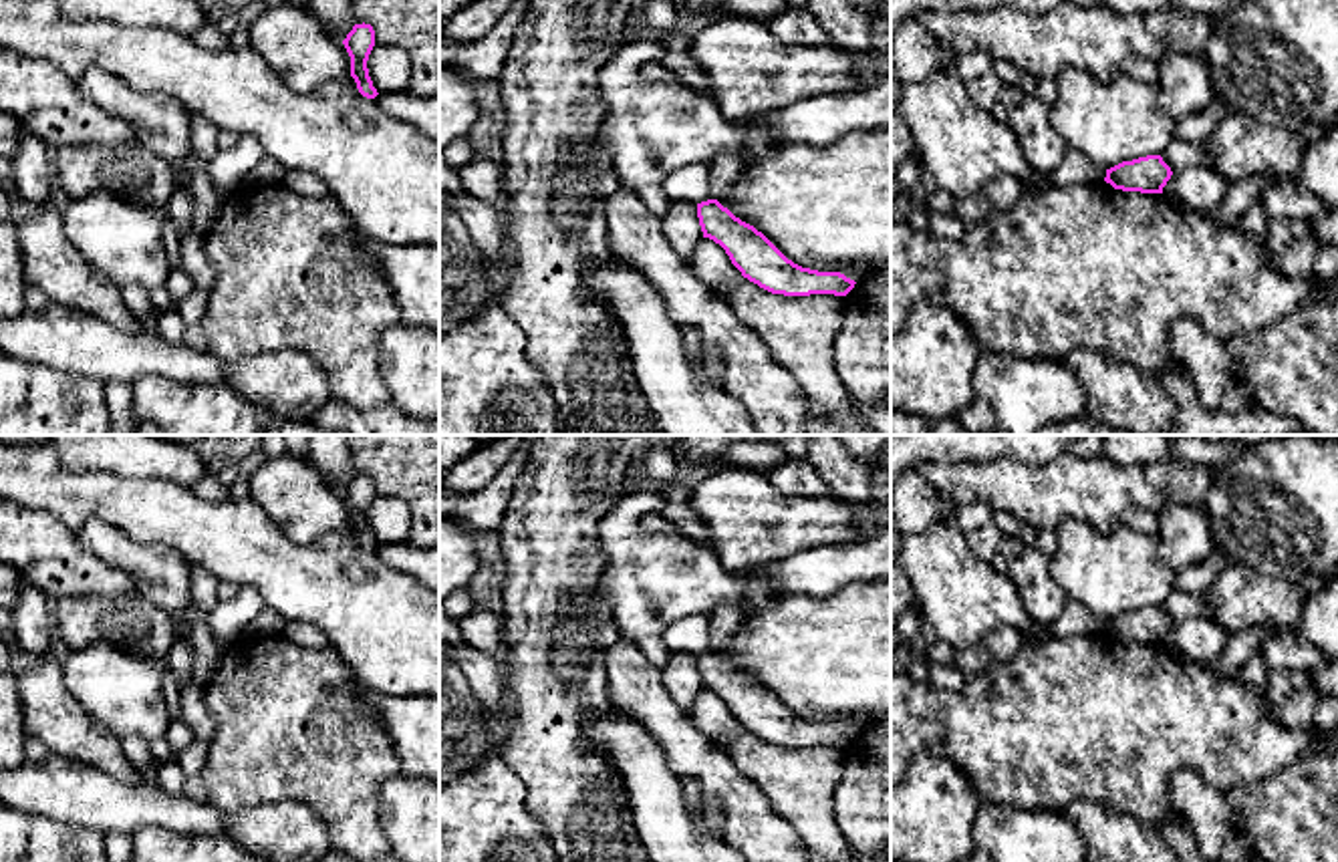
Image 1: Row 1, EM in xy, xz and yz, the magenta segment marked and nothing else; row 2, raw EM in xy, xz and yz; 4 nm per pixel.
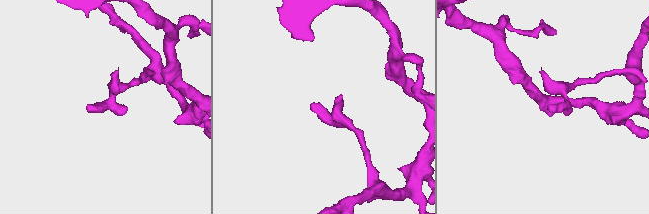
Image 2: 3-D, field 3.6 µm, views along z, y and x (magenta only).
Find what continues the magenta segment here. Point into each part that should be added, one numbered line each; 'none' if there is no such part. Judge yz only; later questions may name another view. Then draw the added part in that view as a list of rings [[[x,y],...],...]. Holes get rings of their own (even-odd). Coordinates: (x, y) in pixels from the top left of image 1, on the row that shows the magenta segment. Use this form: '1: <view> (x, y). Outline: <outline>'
none

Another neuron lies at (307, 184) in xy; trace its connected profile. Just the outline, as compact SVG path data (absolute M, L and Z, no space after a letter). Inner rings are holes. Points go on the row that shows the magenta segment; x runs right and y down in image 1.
M286 169L282 183L304 197L320 199L330 195L324 181L310 171Z

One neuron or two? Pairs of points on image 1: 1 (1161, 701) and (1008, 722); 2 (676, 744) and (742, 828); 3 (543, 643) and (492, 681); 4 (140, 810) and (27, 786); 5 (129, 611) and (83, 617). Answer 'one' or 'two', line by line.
1: one
2: one
3: two
4: one
5: one

